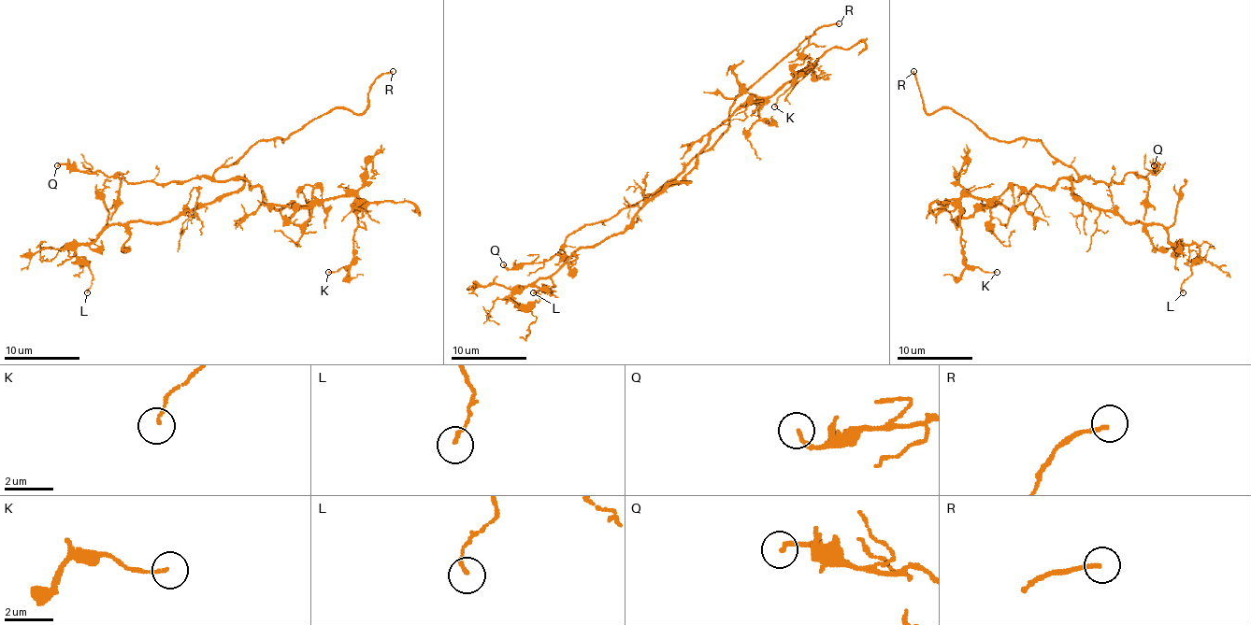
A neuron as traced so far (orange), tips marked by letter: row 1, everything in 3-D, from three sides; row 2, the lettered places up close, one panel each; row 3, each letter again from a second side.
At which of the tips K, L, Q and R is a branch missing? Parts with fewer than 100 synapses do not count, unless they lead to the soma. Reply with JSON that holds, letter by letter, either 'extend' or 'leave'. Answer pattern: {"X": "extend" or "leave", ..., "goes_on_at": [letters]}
{"K": "leave", "L": "leave", "Q": "leave", "R": "extend", "goes_on_at": ["R"]}

